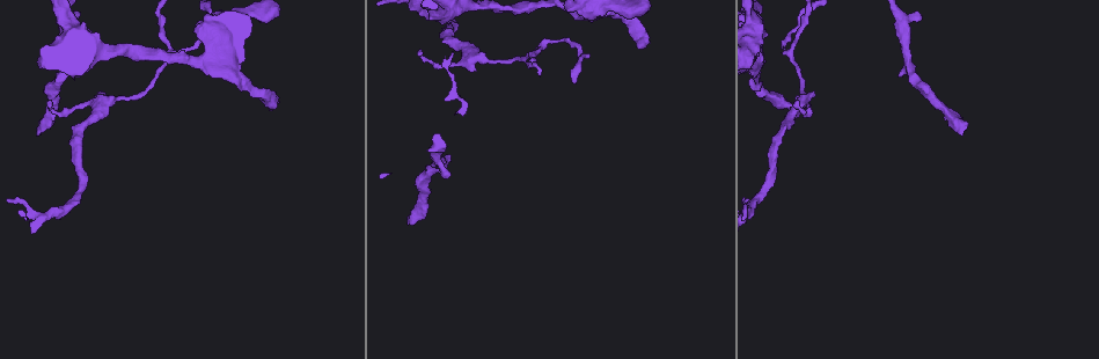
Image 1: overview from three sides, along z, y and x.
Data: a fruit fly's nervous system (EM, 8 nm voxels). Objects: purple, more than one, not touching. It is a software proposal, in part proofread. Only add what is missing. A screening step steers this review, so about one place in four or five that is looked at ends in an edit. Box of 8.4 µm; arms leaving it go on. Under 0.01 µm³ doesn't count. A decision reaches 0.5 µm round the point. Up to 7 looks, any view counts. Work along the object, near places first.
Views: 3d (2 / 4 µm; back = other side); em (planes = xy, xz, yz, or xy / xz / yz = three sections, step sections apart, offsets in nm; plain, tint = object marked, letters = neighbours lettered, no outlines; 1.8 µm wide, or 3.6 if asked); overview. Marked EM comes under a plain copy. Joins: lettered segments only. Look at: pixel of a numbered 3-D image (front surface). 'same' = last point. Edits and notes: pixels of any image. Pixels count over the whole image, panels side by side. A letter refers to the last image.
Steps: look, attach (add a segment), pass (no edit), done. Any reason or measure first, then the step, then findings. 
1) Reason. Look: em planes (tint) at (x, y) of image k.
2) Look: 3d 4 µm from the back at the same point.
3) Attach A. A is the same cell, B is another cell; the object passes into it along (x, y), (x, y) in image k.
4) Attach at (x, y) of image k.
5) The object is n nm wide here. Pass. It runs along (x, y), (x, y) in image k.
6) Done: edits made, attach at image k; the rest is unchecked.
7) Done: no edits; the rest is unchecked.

Look: em xz step 8 (letters) at (642, 48) of image 1.

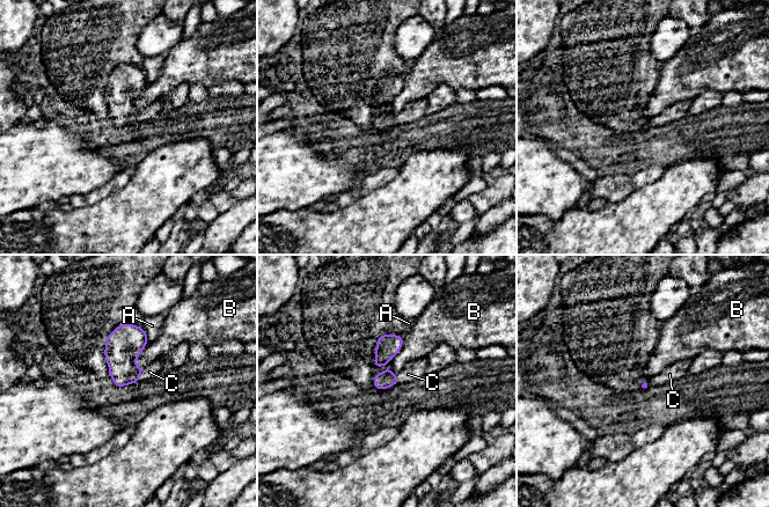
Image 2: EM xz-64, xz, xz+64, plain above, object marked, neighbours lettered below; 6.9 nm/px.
The longest contact is with B, 280 nm. Attach C. C is the same cell, A and B are other cells; the neuron continues.

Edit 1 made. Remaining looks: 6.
See it whole again. Look: overview.

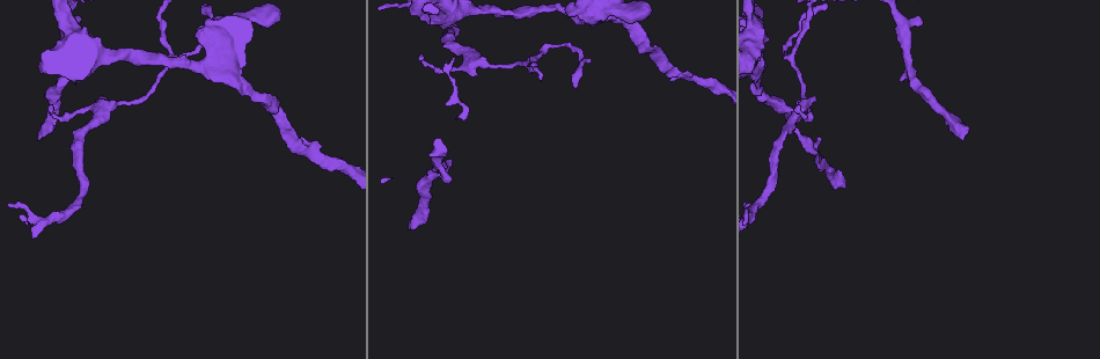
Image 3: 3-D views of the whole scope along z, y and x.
End of a long branch. Look: 3d 4 µm at (962, 136) of image 3.

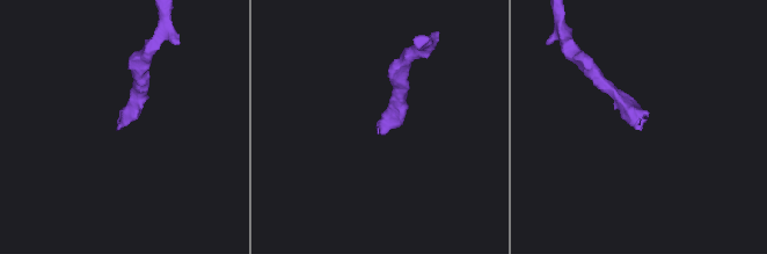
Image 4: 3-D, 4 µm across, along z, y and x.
Need the tissue. Look: em planes (letters) at (640, 130) of image 4.

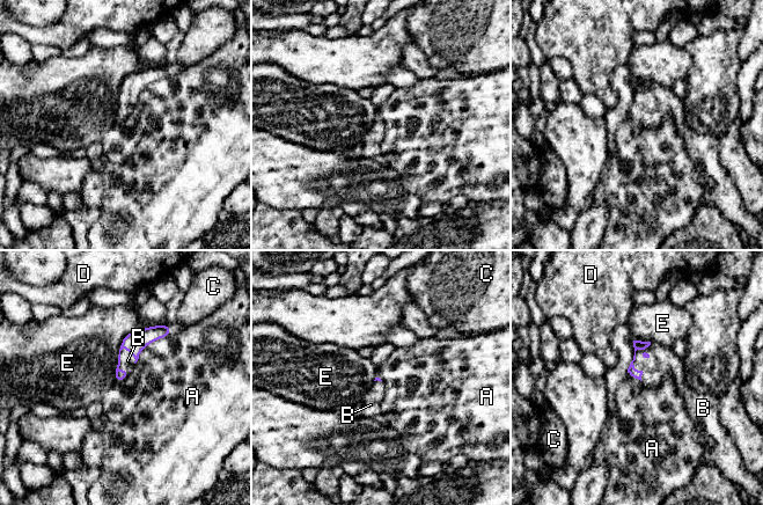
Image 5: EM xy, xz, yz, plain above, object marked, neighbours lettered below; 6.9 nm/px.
Attach B. B is the same cell, A, C, D and E are other cells; the object passes into it along (637, 344), (635, 359), (662, 361) in image 5; the neuron continues.

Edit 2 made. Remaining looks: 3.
Redraw. Look: overview.

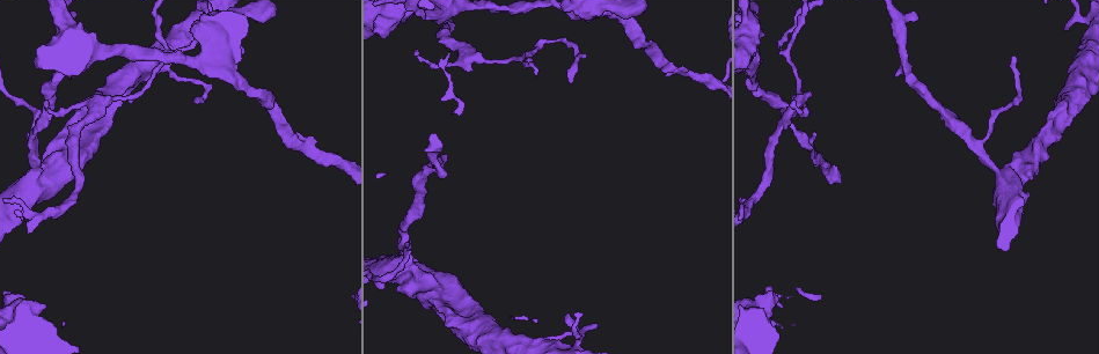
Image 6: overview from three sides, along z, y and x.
An open end. Look: em planes (letters) at (75, 17) of image 6.

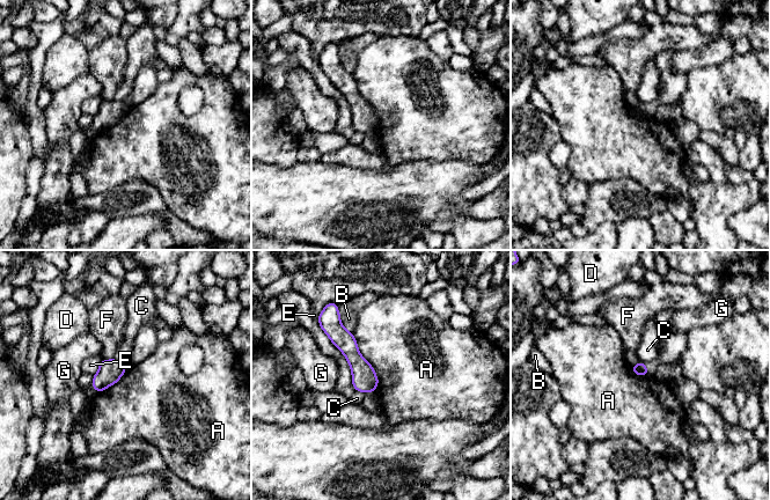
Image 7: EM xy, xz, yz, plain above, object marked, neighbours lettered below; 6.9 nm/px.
The longest contact is with A, 440 nm. Pass. A, B, C, D, E, F and G are other cells; it runs along (337, 326), (372, 389) in image 7; none of them fits.

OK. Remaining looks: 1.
Done: edits made, attach at image 2, attach at image 5; the rest is unchecked.

